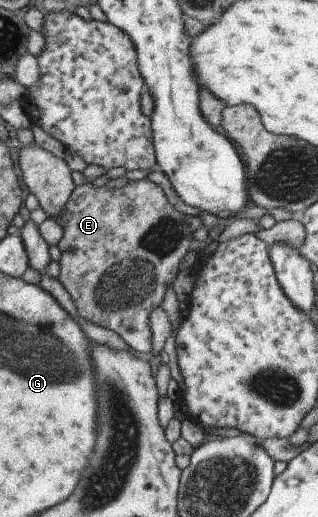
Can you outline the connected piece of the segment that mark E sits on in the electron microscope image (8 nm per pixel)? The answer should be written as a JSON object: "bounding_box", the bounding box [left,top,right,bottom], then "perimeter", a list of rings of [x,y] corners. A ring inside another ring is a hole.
{"bounding_box":[52,178,192,358],"perimeter":[[[144,178],[112,190],[104,187],[93,189],[90,182],[75,186],[65,211],[52,219],[63,227],[62,237],[57,243],[61,252],[57,280],[67,289],[78,315],[116,332],[130,350],[148,358],[151,346],[149,311],[159,306],[166,283],[174,281],[178,263],[188,252],[188,240],[192,238],[184,223],[186,216],[170,206],[160,187]]]}

